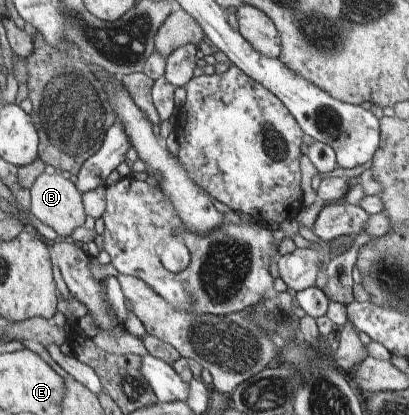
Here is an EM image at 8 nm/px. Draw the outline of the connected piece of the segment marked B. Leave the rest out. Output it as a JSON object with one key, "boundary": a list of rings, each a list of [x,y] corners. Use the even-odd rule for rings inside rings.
{"boundary":[[[44,172],[35,179],[30,188],[29,209],[64,239],[70,239],[71,233],[85,224],[79,187],[59,173],[47,175]]]}

